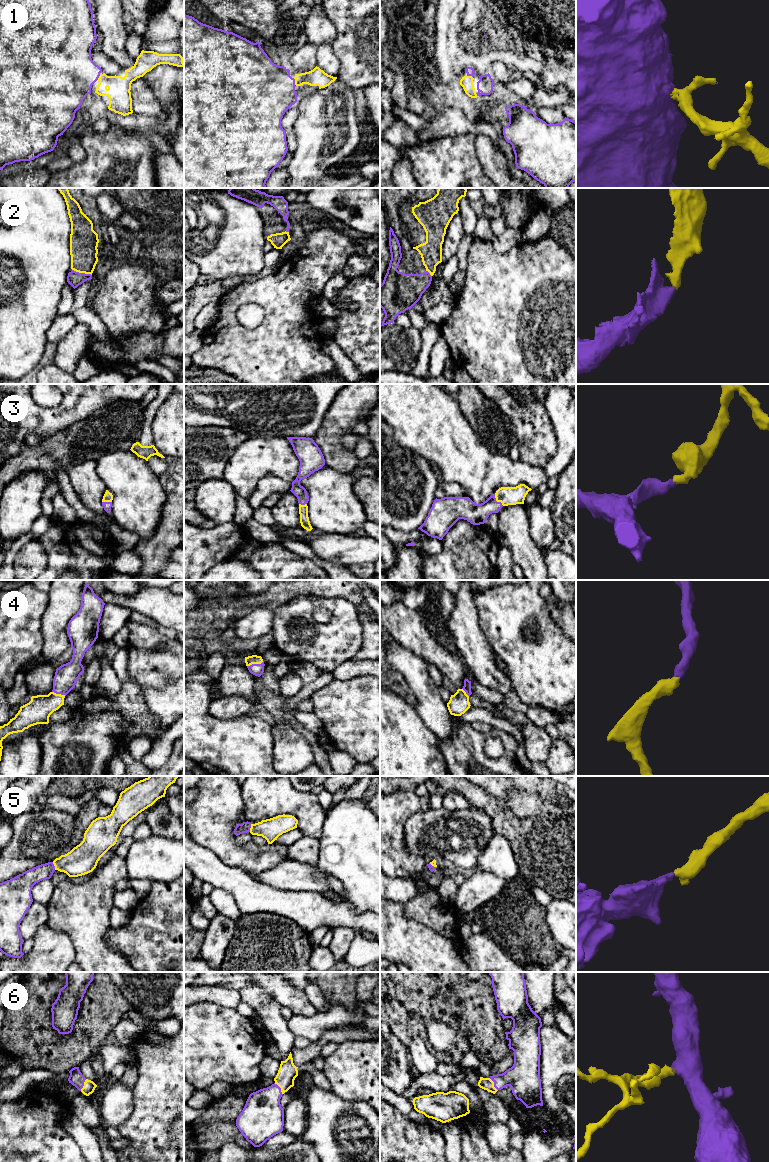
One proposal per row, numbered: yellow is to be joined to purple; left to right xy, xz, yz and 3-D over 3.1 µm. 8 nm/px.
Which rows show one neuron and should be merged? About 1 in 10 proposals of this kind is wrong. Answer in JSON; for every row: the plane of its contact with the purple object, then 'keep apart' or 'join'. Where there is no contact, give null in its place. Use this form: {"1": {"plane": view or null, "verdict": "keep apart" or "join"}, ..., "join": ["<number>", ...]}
{"1": {"plane": "xz", "verdict": "join"}, "2": {"plane": "xy", "verdict": "join"}, "3": {"plane": "yz", "verdict": "join"}, "4": {"plane": "xz", "verdict": "join"}, "5": {"plane": "xy", "verdict": "join"}, "6": {"plane": "xz", "verdict": "join"}, "join": ["1", "2", "3", "4", "5", "6"]}

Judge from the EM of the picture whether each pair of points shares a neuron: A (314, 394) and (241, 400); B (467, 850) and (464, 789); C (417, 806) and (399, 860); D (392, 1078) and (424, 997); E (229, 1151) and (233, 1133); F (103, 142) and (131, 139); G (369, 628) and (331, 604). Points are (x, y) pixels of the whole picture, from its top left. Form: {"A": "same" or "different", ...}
{"A": "same", "B": "different", "C": "same", "D": "different", "E": "different", "F": "same", "G": "different"}

